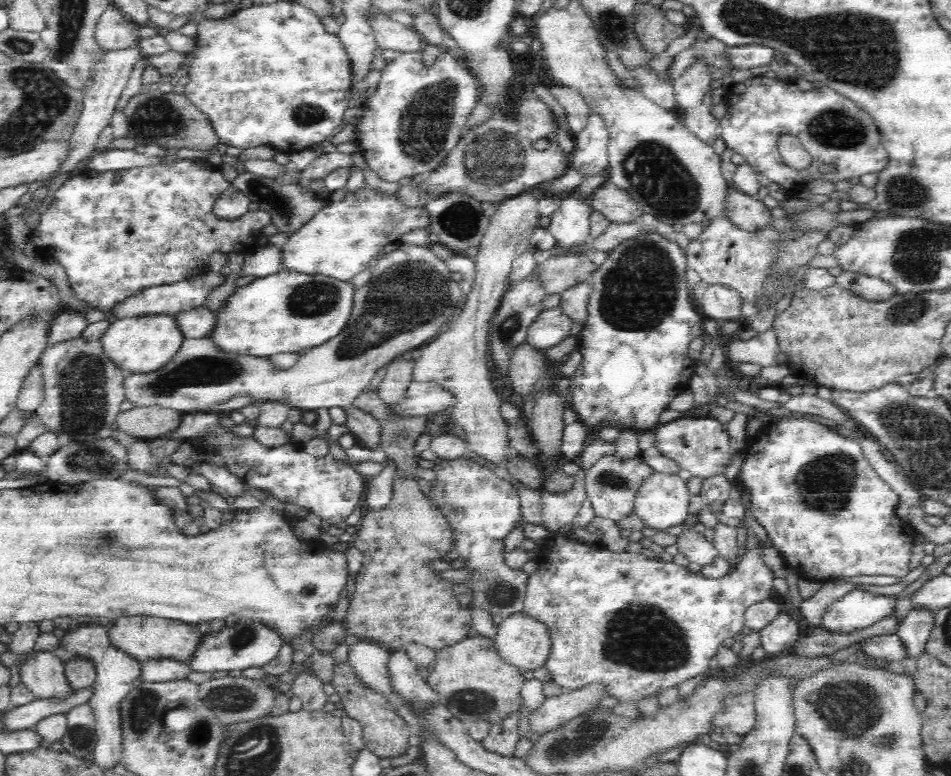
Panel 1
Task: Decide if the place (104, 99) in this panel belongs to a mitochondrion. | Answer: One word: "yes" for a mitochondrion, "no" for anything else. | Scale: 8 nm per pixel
no

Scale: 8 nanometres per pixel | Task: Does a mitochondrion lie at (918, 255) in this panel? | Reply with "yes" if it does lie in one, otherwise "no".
yes

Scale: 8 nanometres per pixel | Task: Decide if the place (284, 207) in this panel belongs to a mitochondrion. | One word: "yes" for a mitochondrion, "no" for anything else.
yes

